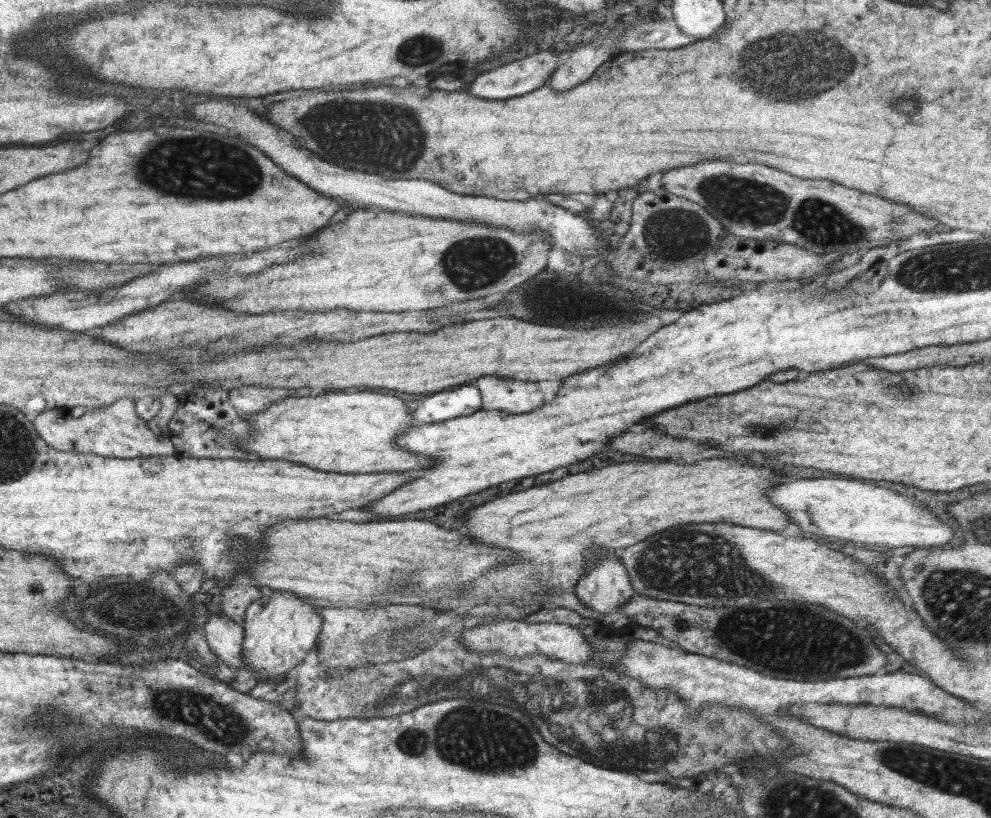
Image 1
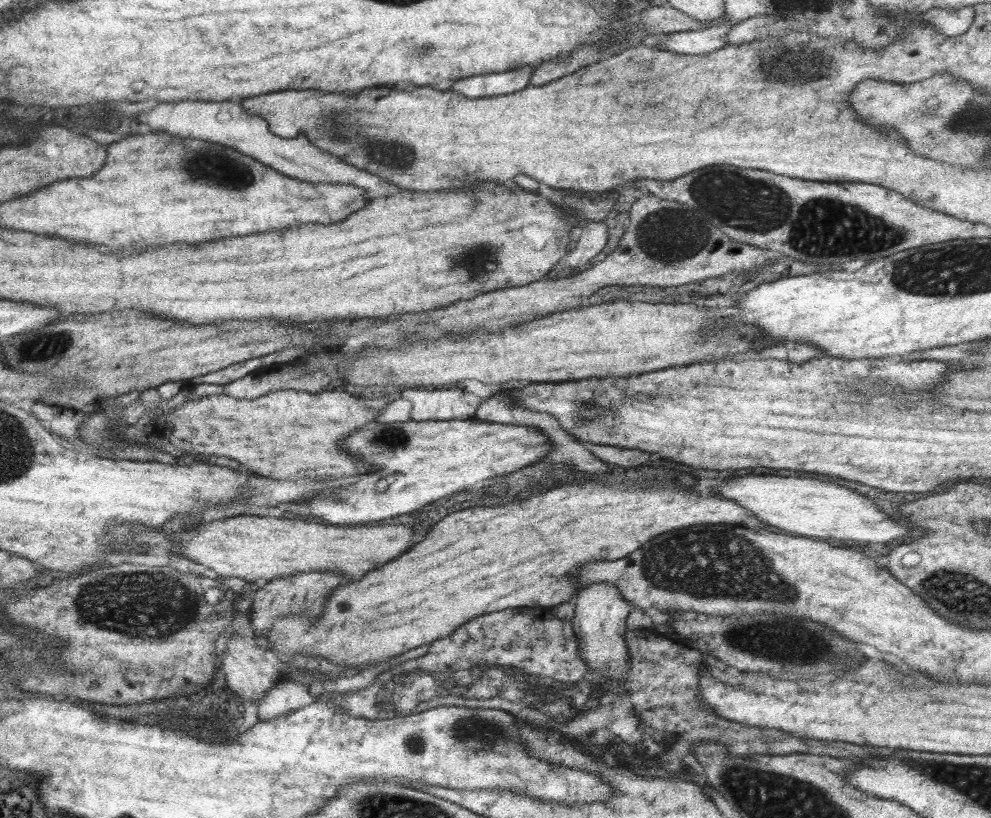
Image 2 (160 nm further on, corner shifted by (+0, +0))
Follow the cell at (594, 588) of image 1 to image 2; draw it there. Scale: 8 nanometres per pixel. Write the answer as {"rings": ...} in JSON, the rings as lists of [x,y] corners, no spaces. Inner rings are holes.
{"rings":[[[593,582],[579,588],[572,627],[577,638],[579,654],[591,670],[621,682],[629,669],[629,654],[625,643],[626,617],[632,610],[630,603],[616,589],[616,584]]]}

